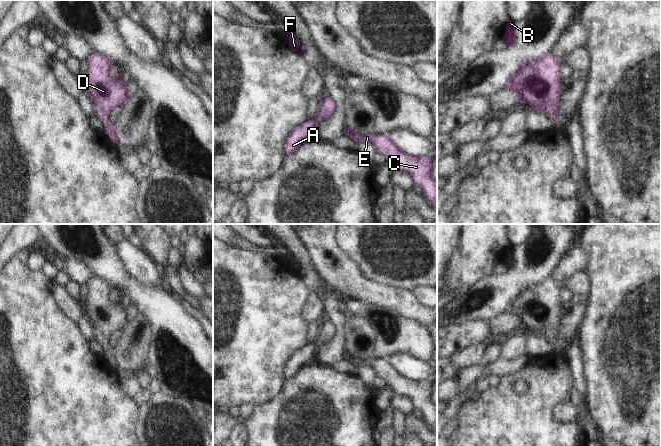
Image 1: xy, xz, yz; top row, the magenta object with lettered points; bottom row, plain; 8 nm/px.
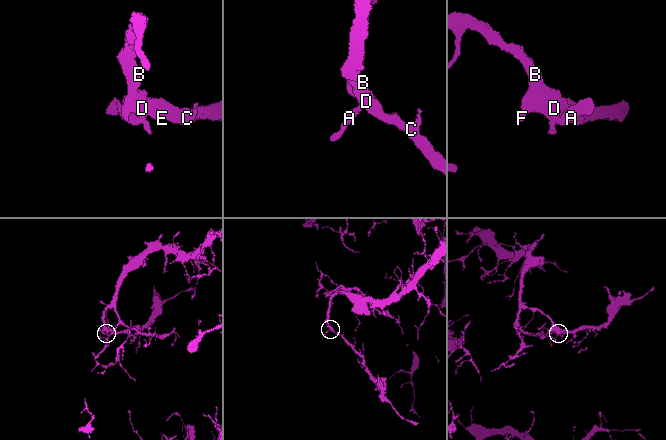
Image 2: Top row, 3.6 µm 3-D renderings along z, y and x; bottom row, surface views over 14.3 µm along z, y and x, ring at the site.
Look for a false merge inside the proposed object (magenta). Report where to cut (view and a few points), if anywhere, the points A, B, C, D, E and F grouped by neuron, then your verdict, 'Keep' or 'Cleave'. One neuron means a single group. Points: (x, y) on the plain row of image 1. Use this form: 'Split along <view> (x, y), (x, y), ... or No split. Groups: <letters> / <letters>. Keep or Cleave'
No split. Groups: A B C D E F. Keep

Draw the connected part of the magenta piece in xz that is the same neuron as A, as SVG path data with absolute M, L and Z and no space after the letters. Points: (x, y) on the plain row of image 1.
M327 320L321 328L321 334L313 344L302 347L297 350L286 363L284 375L286 380L291 380L298 374L300 369L305 366L309 360L316 354L317 349L323 343L329 343L335 335L334 324Z

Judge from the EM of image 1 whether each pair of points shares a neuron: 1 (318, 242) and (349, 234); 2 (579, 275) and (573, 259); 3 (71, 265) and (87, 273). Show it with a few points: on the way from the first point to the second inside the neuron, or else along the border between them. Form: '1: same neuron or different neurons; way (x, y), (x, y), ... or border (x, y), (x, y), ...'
1: different neurons; border (337, 234), (339, 244), (352, 256)
2: different neurons; border (586, 270), (575, 270), (561, 284)
3: same neuron; way (75, 268), (83, 273)

